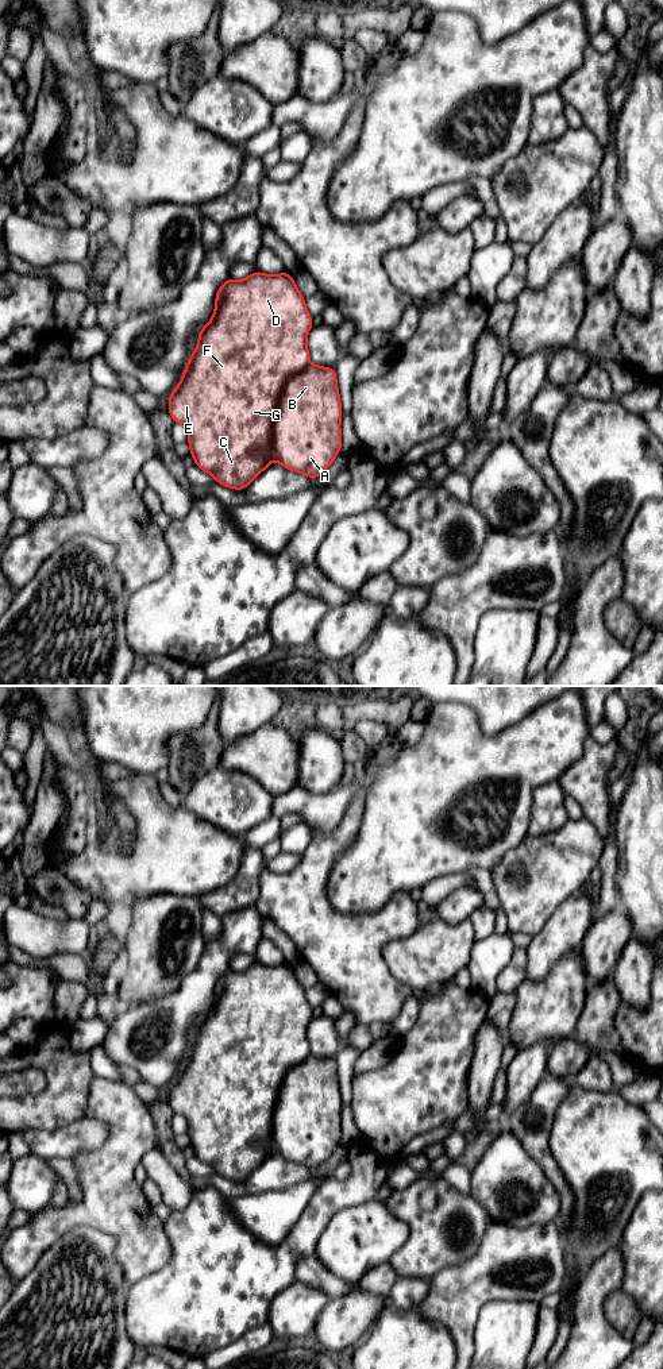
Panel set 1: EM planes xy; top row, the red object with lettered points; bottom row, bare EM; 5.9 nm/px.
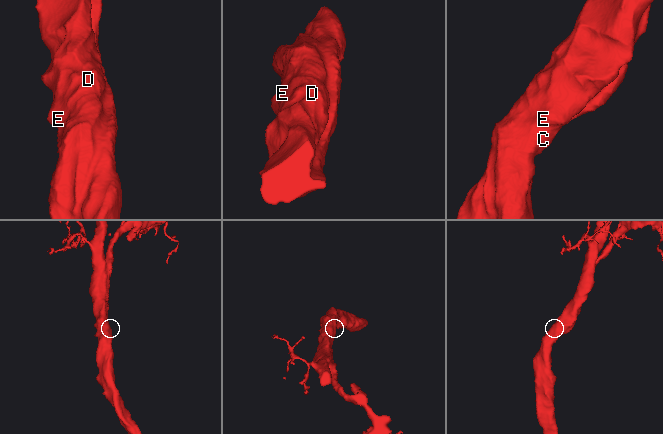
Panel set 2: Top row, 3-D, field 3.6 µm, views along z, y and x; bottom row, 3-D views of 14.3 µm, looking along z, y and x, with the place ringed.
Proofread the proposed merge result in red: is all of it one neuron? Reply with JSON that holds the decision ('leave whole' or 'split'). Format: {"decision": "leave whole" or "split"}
{"decision": "leave whole"}

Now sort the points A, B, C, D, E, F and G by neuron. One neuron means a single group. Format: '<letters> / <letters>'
A B C D E F G

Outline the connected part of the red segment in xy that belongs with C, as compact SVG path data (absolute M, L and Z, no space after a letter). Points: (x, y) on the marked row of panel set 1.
M255 270L242 281L228 278L217 290L215 297L216 309L208 324L198 332L196 351L189 356L184 375L177 387L169 394L169 414L174 423L182 424L188 429L188 443L194 464L209 473L215 481L235 490L244 490L266 467L271 459L281 463L285 468L304 474L311 479L327 470L342 450L342 402L338 390L336 371L334 367L321 367L309 363L307 336L312 328L313 317L305 306L305 298L297 289L292 274L286 271L277 275L267 275Z

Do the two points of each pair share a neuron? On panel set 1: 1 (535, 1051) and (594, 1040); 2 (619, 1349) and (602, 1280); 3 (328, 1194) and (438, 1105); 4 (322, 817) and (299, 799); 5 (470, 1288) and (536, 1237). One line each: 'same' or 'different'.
1: same
2: same
3: different
4: same
5: same

